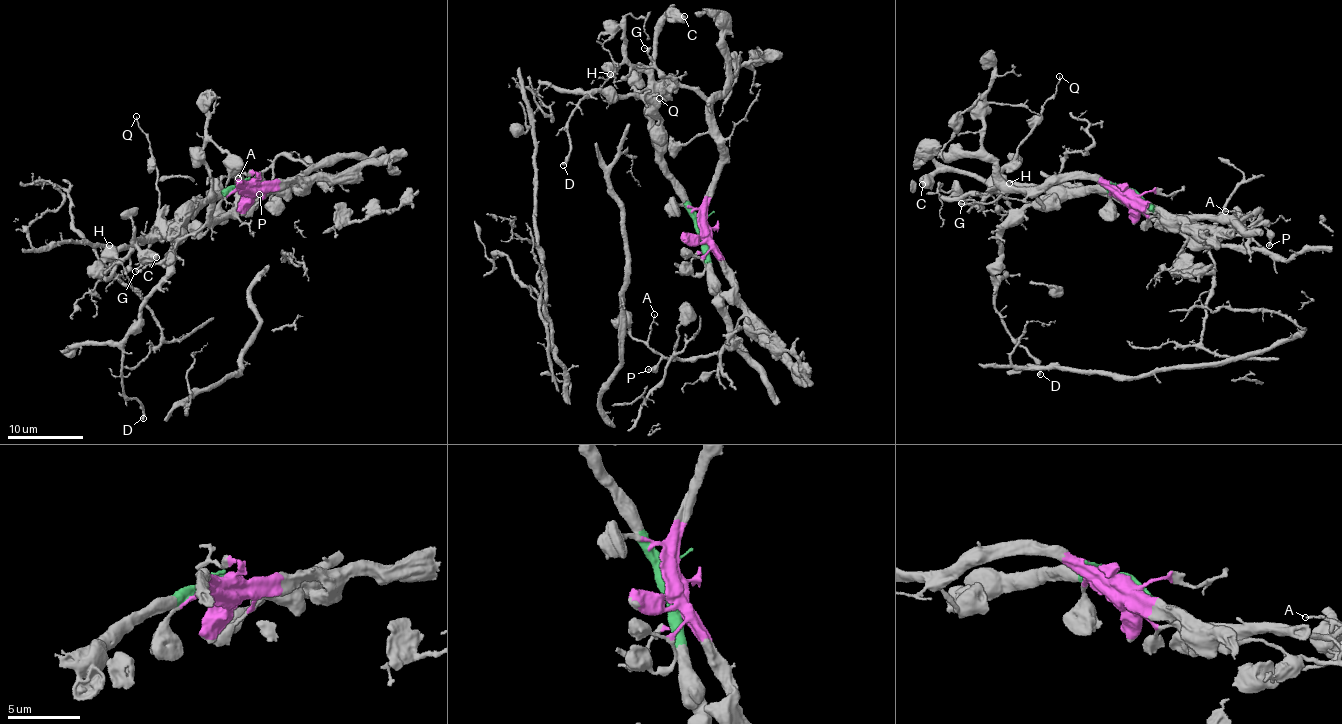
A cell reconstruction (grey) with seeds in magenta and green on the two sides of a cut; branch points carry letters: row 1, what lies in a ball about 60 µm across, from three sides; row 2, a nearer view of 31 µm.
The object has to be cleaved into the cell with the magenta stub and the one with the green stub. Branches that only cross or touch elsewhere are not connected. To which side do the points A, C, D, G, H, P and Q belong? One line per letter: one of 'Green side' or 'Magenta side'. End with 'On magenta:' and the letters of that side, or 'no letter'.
A: Green side
C: Green side
D: Green side
G: Magenta side
H: Green side
P: Green side
Q: Magenta side
On magenta: G, Q

